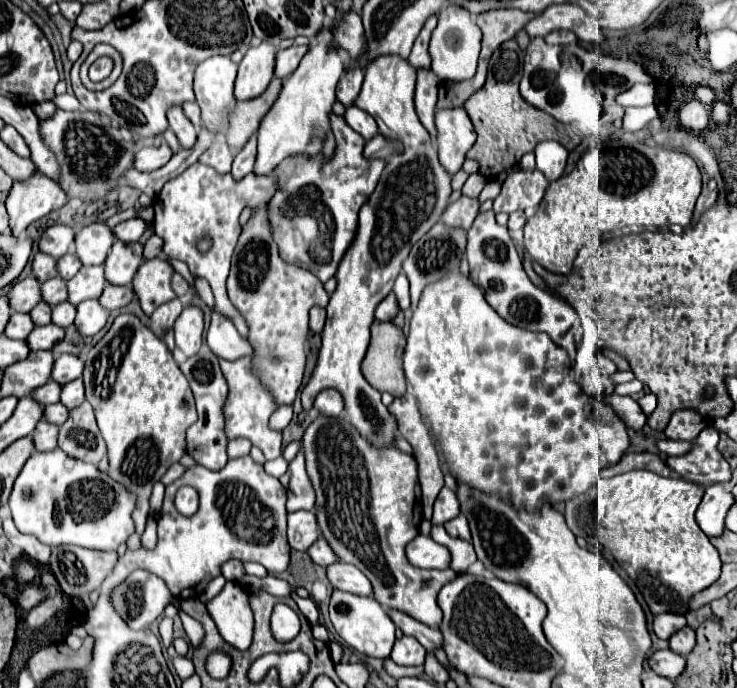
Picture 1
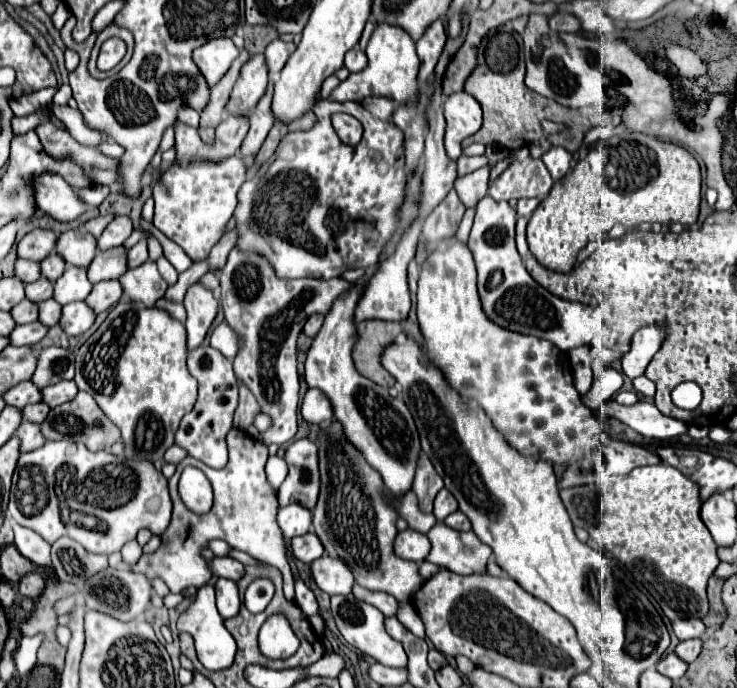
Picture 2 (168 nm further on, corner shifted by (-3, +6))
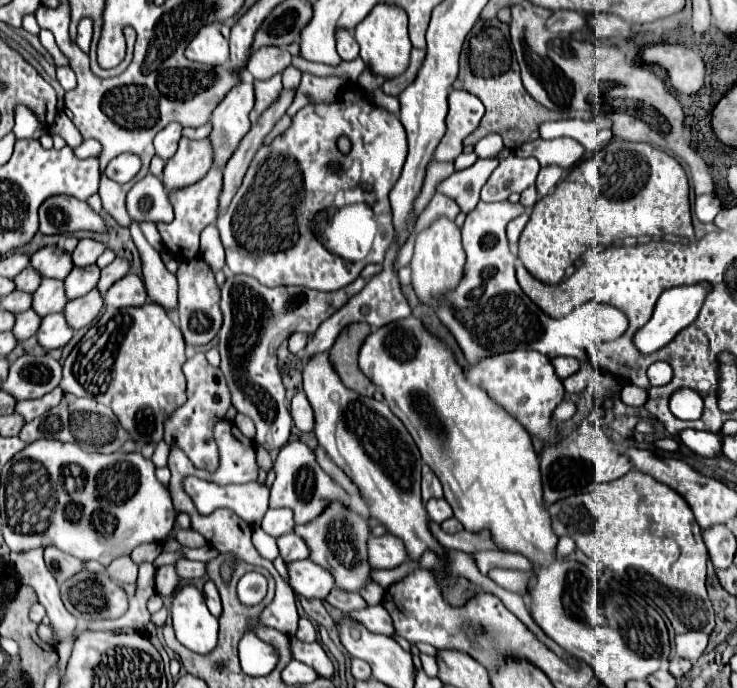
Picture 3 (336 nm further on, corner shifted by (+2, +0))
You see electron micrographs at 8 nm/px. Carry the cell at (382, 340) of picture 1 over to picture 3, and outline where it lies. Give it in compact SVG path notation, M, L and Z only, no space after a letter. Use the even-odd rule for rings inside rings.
M365 322L349 324L339 334L333 348L329 350L333 368L337 370L343 384L365 396L373 396L377 390L377 386L359 370L359 364L357 364L357 352L361 350L365 336L369 336L369 330L371 330L371 326Z

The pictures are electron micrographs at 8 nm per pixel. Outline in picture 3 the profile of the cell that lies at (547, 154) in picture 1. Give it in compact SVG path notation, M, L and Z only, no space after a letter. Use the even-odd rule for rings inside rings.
M551 164L551 166L541 168L541 172L537 176L537 192L541 196L549 194L557 186L557 182L561 180L561 174L563 174L563 168L557 166L557 164Z

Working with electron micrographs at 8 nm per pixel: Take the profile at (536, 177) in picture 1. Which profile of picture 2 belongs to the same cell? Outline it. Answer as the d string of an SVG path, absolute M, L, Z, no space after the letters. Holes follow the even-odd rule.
M526 146L512 150L510 154L510 166L490 184L488 194L494 200L520 200L534 196L544 200L554 184L544 162L534 160Z

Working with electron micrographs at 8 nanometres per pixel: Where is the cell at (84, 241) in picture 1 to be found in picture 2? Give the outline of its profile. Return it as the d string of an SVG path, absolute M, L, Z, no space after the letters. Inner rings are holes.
M82 228L66 230L56 240L56 254L72 266L86 268L90 264L90 258L94 258L96 250L96 238L86 234Z

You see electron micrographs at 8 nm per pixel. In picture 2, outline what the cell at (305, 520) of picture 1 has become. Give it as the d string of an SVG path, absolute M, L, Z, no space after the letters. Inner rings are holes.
M288 504L278 510L278 526L286 540L290 540L294 536L302 536L302 534L310 532L312 514L304 506Z

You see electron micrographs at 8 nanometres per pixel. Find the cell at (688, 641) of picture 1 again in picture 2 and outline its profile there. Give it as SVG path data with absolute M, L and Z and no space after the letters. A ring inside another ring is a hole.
M686 640L686 642L680 642L676 646L676 656L684 662L694 662L700 654L700 648L702 648L702 642L700 640Z

